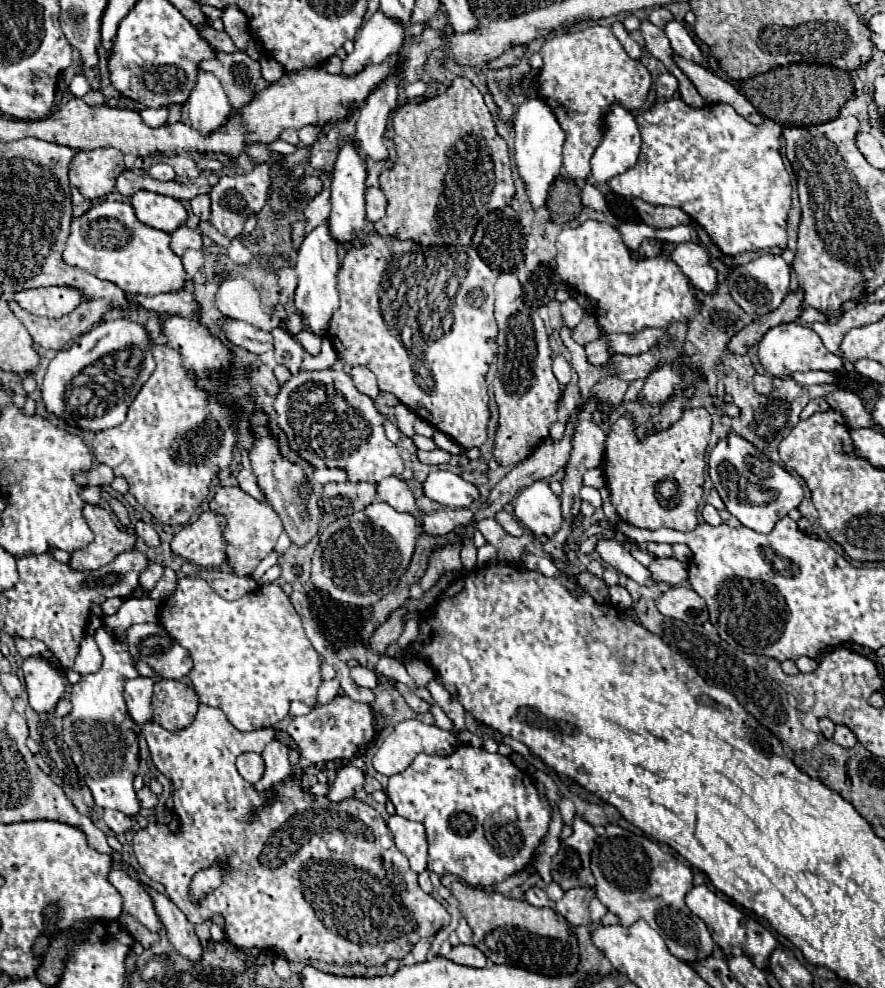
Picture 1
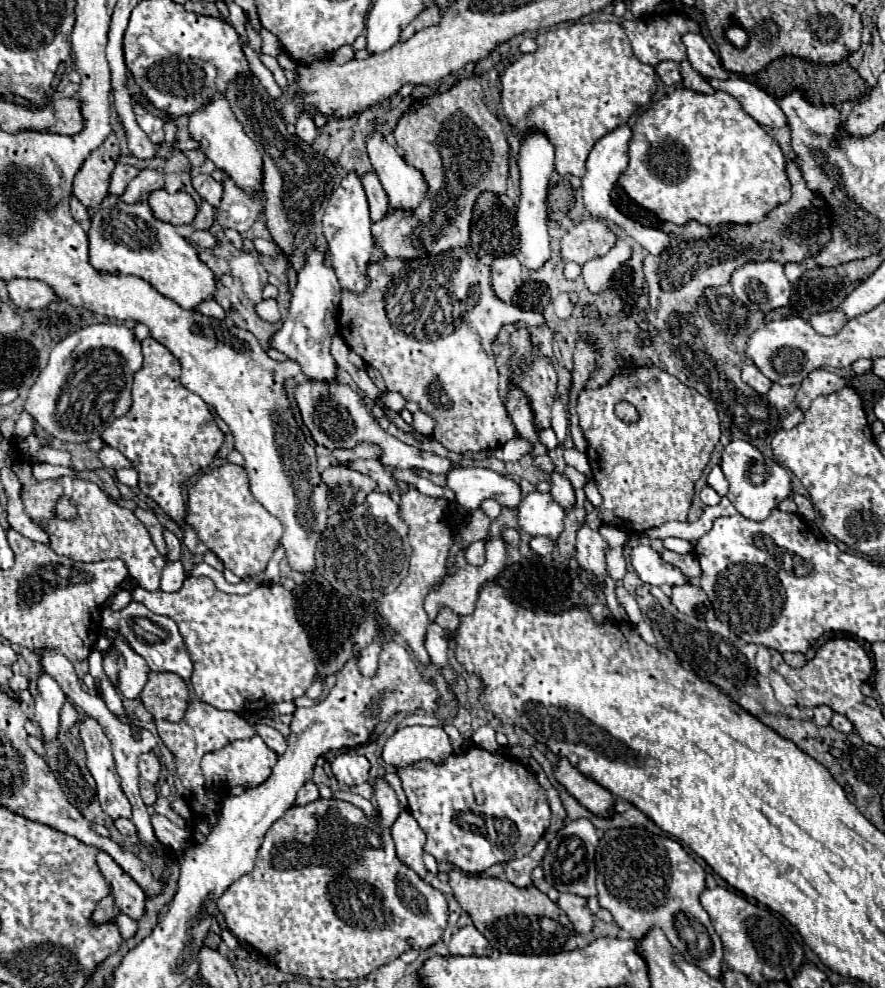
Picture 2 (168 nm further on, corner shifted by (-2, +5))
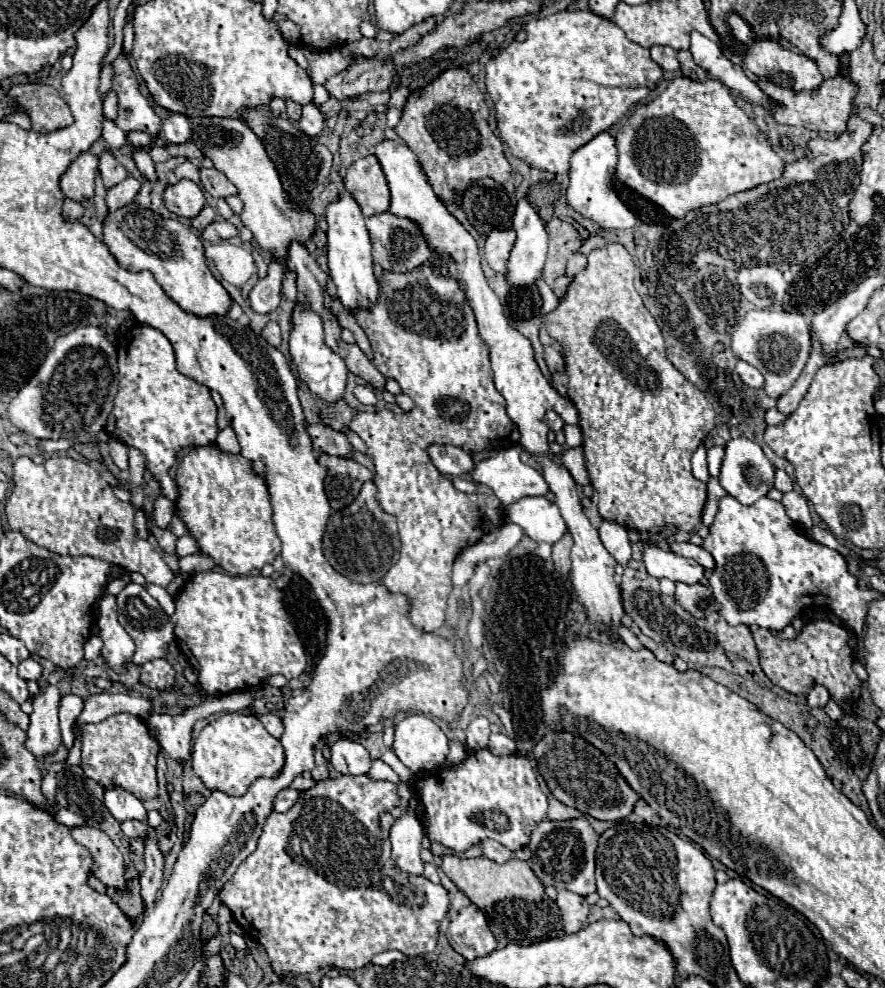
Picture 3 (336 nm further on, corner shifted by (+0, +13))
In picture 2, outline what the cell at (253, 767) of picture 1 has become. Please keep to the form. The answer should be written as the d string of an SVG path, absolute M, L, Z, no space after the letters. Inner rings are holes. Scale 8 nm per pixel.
M254 735L254 737L244 739L244 741L232 741L218 751L206 753L202 757L200 765L202 765L202 775L206 777L208 783L228 791L230 787L236 787L236 785L250 789L250 787L264 783L270 777L276 761L278 761L278 755L258 735Z

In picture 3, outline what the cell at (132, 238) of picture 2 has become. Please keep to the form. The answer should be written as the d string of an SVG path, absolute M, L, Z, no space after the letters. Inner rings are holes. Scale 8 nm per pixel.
M136 203L124 205L118 211L108 211L104 223L102 223L102 243L108 247L108 251L112 253L112 257L116 257L118 265L128 269L128 271L150 271L156 281L160 283L160 287L184 309L190 311L194 315L226 315L226 311L230 309L230 295L228 291L222 287L222 283L212 275L212 271L208 269L208 261L204 257L204 247L200 237L196 237L192 233L190 227L182 225L176 219L164 219L162 215L150 211L150 209L142 209Z

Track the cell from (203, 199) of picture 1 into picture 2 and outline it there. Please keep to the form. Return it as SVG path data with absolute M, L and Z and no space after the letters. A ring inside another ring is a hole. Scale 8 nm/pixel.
M202 201L200 211L198 211L198 215L196 215L192 225L194 225L194 229L210 229L212 223L214 223L214 207L210 203Z

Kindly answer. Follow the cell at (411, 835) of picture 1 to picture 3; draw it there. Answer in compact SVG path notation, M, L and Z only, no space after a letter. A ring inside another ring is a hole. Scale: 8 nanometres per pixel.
M404 811L390 829L392 843L392 859L396 865L410 873L422 875L422 859L420 859L420 841L422 841L422 825L416 815Z

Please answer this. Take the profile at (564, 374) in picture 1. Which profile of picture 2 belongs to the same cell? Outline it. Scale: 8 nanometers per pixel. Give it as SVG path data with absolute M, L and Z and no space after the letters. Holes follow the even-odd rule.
M556 399L552 407L552 429L558 437L558 443L564 443L568 437L568 413L566 413L566 403L562 399Z

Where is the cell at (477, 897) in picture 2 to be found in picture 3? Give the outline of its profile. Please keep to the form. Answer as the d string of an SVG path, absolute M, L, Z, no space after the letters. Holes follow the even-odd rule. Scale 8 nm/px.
M446 855L442 857L440 867L454 881L454 885L488 917L488 925L498 941L504 941L506 945L532 945L564 935L558 905L546 897L544 885L532 873L526 861L510 859L508 863L498 865L486 857L464 859L458 855Z

